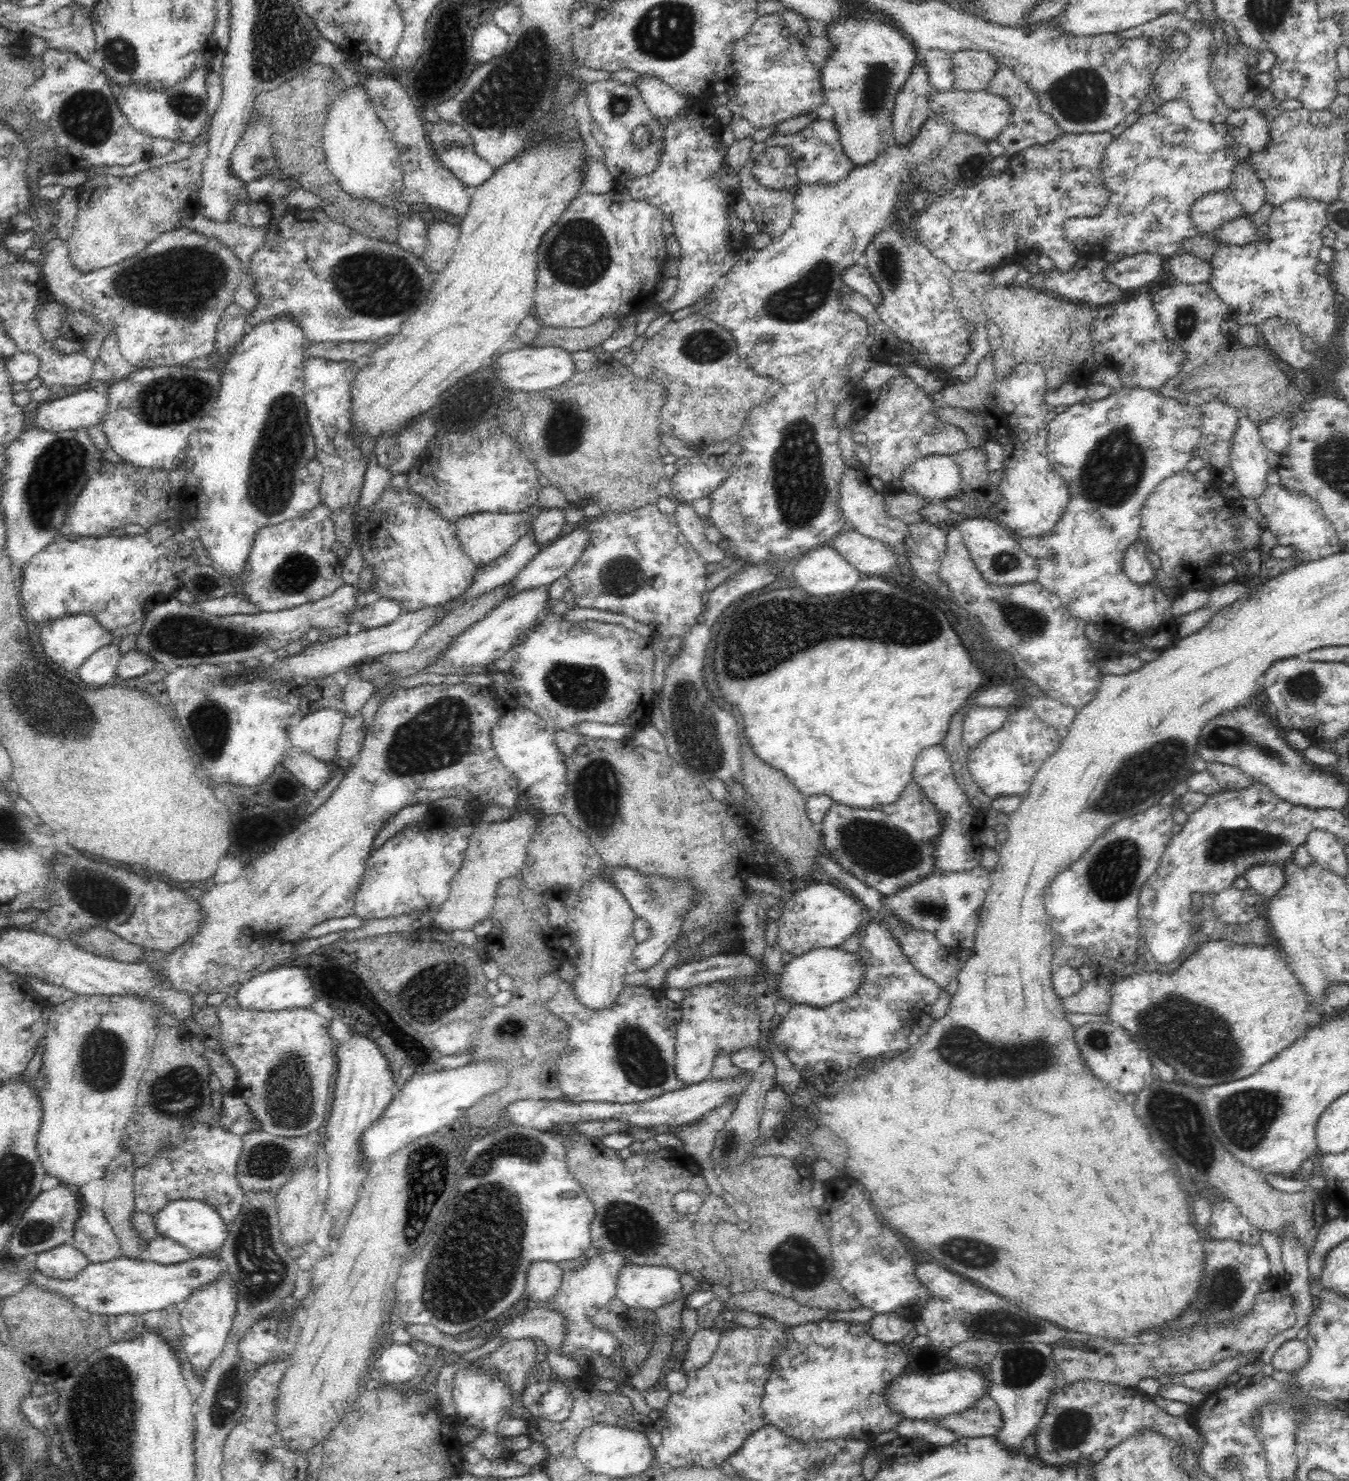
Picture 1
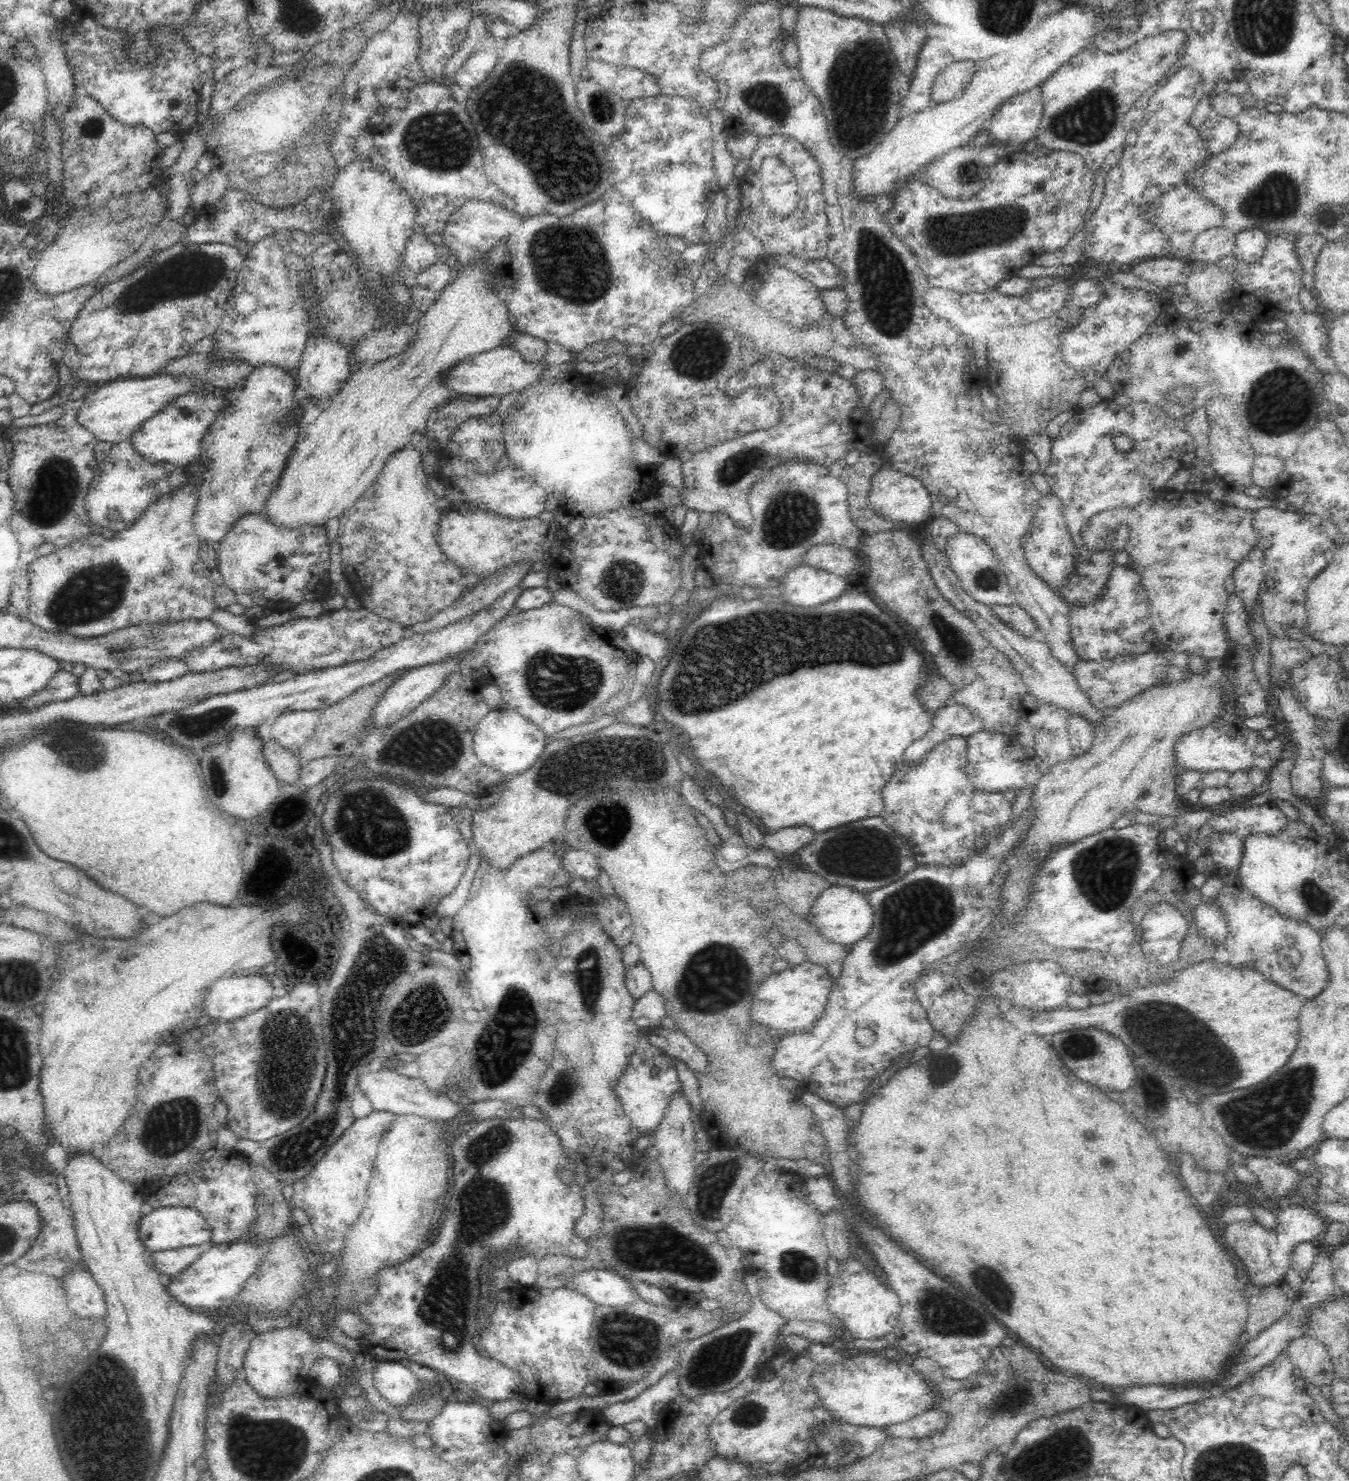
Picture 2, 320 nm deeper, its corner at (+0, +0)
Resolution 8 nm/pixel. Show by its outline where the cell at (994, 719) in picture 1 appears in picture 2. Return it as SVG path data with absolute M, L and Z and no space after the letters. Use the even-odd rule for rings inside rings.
M952 736L937 744L926 756L914 766L902 764L890 778L890 782L882 788L884 812L882 818L886 825L908 840L912 846L912 854L917 865L934 867L959 866L970 856L977 855L987 847L998 835L1010 831L1012 804L1005 794L977 791L965 773L967 763L967 737Z

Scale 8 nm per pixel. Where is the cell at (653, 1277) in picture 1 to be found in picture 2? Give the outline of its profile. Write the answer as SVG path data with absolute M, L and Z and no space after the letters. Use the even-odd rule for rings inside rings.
M588 1269L576 1274L572 1281L572 1290L578 1291L599 1307L626 1309L640 1299L634 1287L614 1270Z

